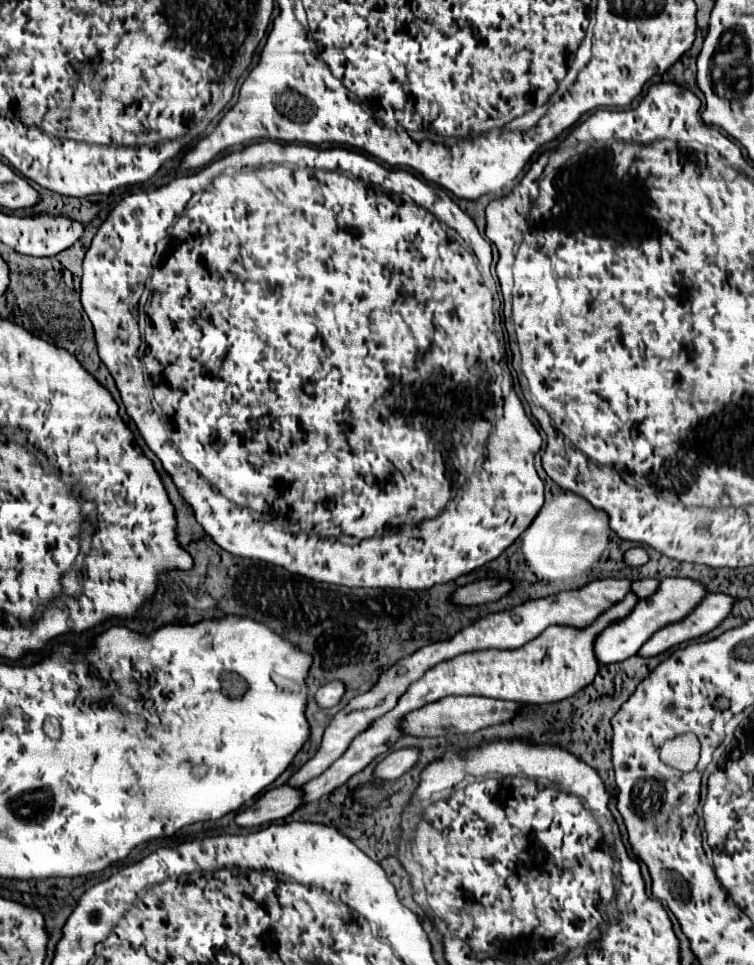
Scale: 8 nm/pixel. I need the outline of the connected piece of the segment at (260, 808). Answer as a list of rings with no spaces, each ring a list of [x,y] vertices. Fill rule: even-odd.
[[[281,785],[275,789],[269,789],[265,795],[261,795],[251,807],[247,807],[243,813],[235,817],[235,821],[241,827],[259,827],[275,819],[289,817],[295,809],[303,805],[303,789]]]

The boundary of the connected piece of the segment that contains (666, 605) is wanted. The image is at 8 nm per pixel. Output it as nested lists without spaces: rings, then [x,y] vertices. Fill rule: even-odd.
[[[689,577],[663,579],[661,587],[655,595],[651,595],[647,599],[639,599],[635,609],[625,619],[613,623],[595,639],[595,655],[597,655],[599,663],[609,665],[609,663],[617,663],[617,661],[623,661],[623,659],[635,655],[639,651],[639,647],[655,631],[659,631],[661,627],[665,627],[673,621],[681,621],[683,617],[687,617],[687,613],[691,613],[691,609],[695,609],[695,605],[699,605],[699,601],[705,595],[707,595],[707,589],[703,589],[703,585],[699,585],[697,581],[689,581]]]

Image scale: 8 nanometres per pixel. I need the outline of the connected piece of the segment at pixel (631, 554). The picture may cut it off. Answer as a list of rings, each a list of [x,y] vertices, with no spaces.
[[[633,547],[625,553],[625,563],[631,567],[641,567],[647,563],[647,557],[649,557],[649,553],[645,547]]]

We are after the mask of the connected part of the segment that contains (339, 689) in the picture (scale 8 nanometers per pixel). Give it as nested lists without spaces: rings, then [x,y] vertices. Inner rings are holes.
[[[331,681],[331,683],[323,685],[323,687],[317,691],[315,699],[317,699],[317,703],[319,703],[321,707],[333,707],[333,705],[337,705],[337,703],[341,701],[343,695],[345,695],[345,685],[343,685],[343,681]]]

